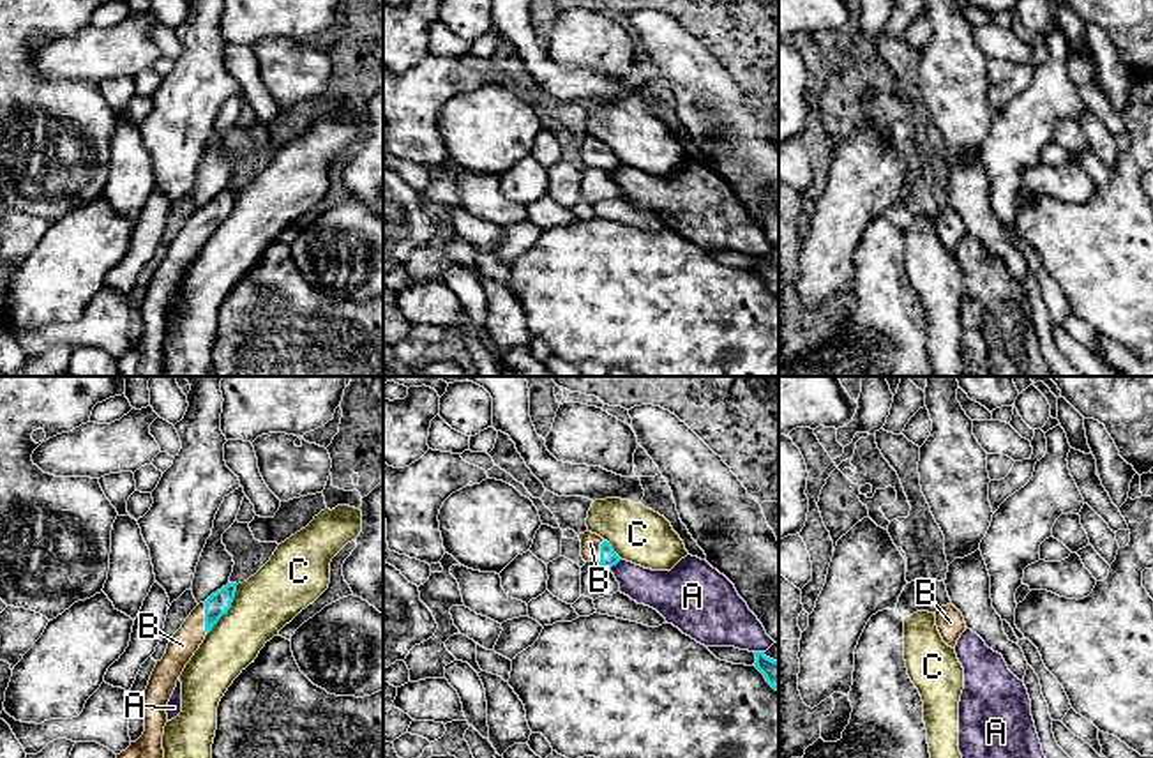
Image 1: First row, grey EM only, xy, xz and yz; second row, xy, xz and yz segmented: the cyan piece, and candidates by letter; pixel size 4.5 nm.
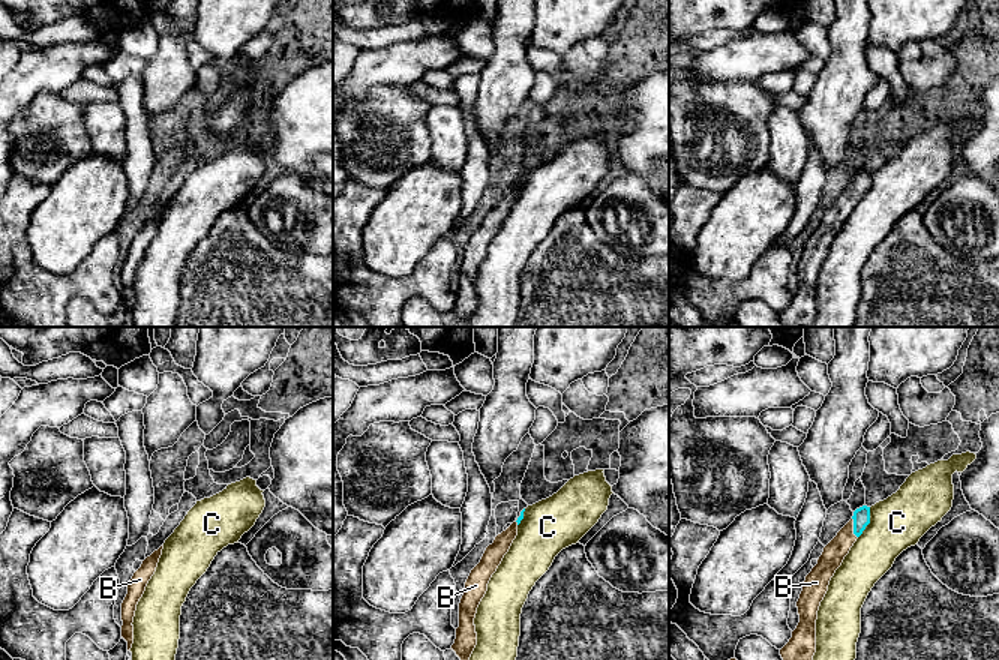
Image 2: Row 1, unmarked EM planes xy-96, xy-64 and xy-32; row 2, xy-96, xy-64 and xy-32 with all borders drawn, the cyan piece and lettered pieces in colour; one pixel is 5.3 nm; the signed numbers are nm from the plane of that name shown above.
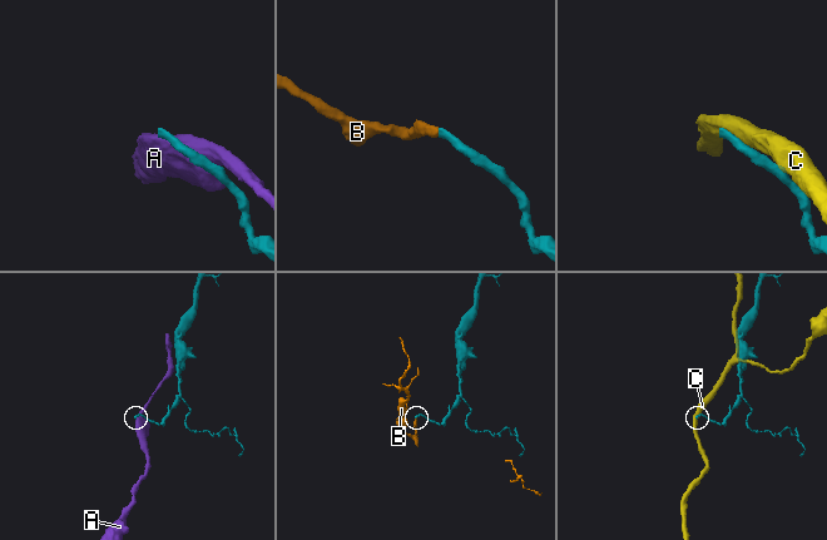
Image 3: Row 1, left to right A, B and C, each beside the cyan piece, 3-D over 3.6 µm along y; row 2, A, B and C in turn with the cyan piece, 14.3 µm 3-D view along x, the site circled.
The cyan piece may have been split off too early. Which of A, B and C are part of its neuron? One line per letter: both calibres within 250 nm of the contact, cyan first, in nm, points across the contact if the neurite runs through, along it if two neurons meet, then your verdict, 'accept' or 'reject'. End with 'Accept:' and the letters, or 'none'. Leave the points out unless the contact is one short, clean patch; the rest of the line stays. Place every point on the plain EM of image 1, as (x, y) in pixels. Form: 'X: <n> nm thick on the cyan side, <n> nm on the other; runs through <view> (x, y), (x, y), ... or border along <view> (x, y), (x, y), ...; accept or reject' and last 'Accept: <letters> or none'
A: 80 nm thick on the cyan side, 190 nm on the other; reject
B: 110 nm thick on the cyan side, 130 nm on the other; accept
C: 110 nm thick on the cyan side, 280 nm on the other; reject
Accept: B

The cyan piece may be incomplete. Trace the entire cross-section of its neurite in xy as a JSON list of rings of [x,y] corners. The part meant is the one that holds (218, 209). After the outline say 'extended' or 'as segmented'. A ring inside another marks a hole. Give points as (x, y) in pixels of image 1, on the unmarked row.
[[[228,187],[212,198],[191,216],[182,231],[171,240],[166,258],[157,265],[139,307],[145,336],[125,355],[117,359],[122,376],[161,376],[164,362],[162,339],[168,327],[166,309],[185,269],[219,223],[231,212],[235,196],[237,187]]] | extended

